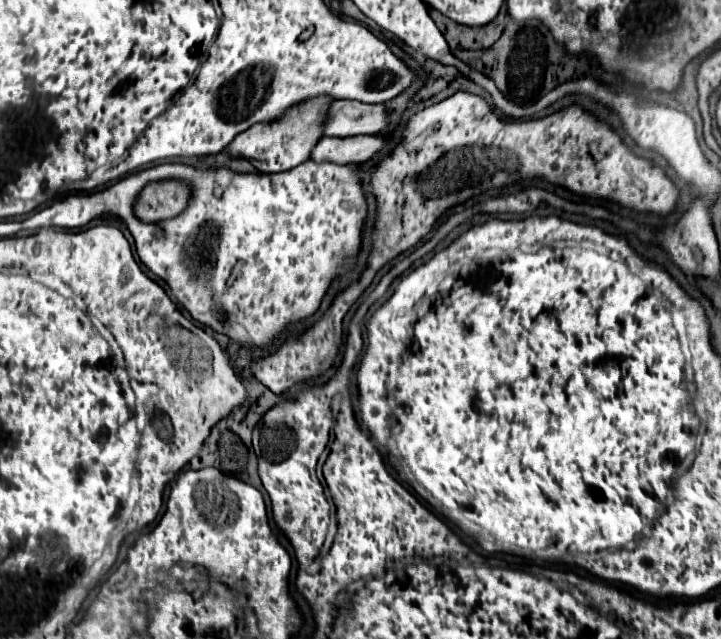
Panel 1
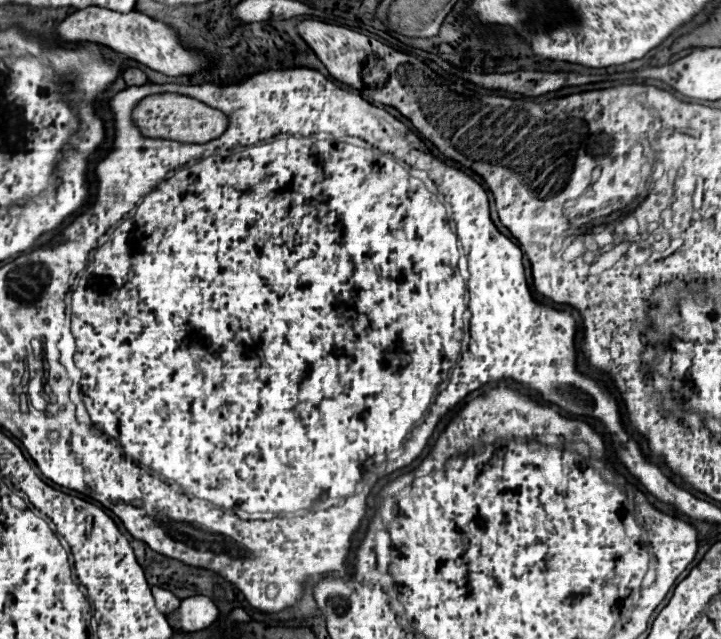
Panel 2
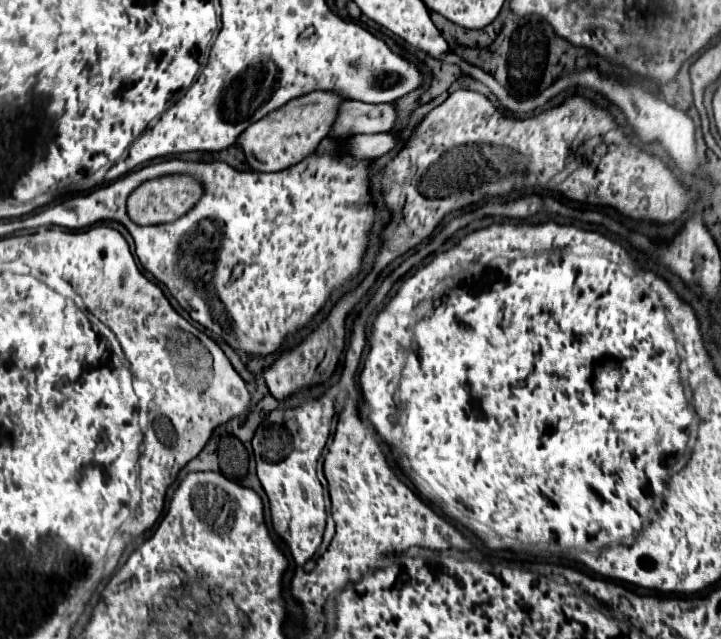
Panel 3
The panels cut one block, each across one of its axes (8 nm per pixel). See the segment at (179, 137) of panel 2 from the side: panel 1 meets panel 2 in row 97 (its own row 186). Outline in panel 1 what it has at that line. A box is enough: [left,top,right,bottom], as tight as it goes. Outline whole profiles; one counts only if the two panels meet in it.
[136,180,190,222]

